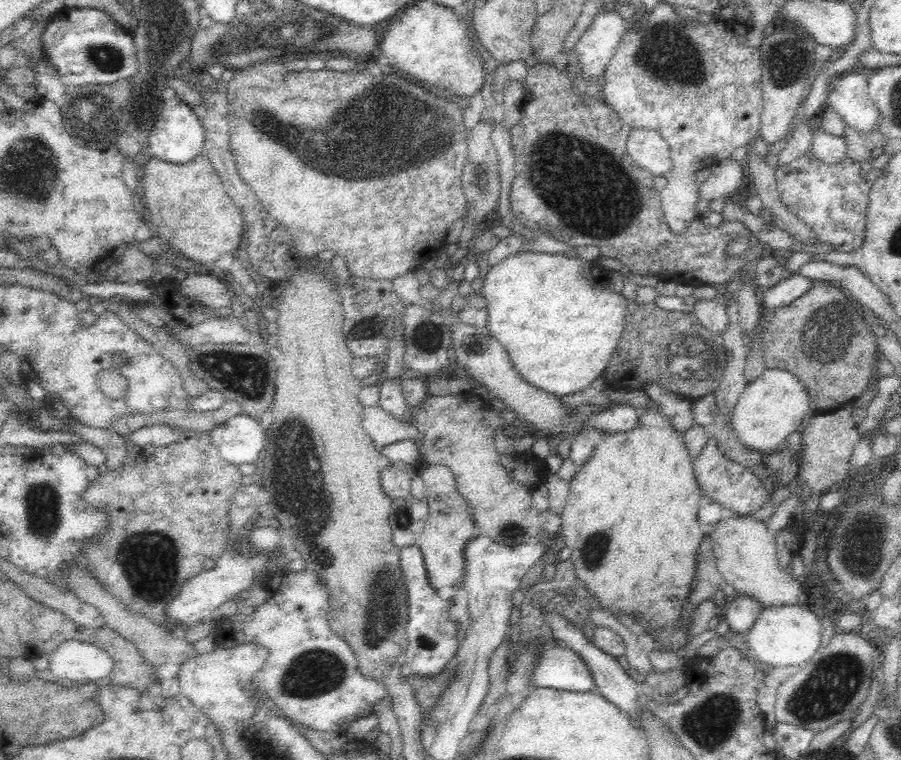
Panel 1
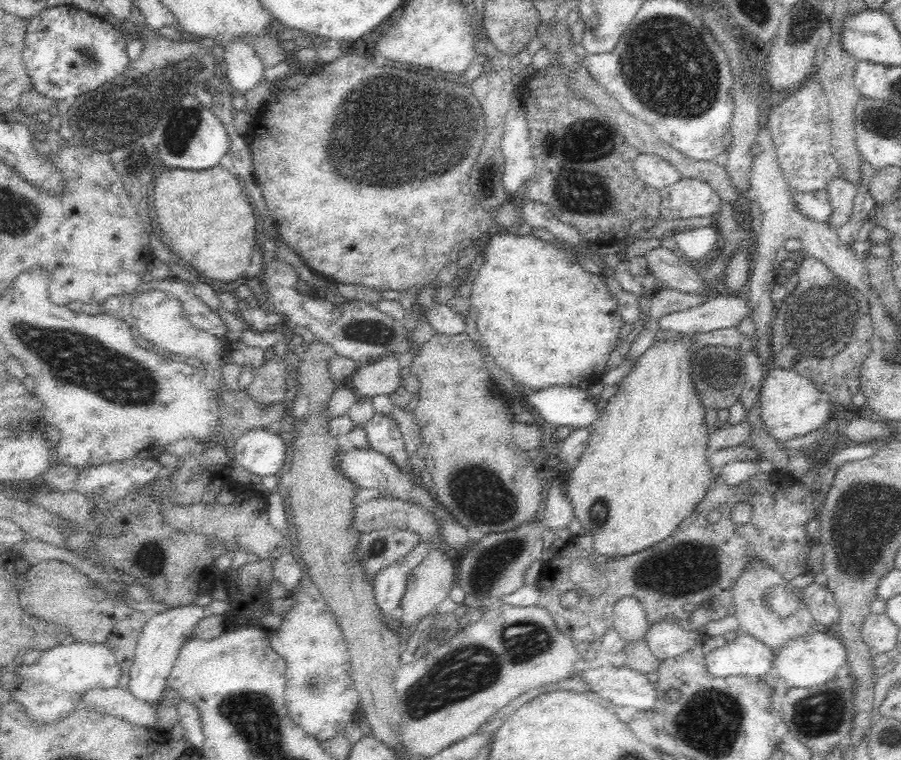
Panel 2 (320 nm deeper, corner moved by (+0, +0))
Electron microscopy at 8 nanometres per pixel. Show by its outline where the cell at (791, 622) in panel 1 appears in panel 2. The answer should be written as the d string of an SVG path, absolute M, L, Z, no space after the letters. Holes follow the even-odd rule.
M806 633L804 636L788 641L773 658L773 670L780 674L786 682L798 688L824 685L833 681L841 671L846 669L849 654L841 639L836 639L826 633Z

